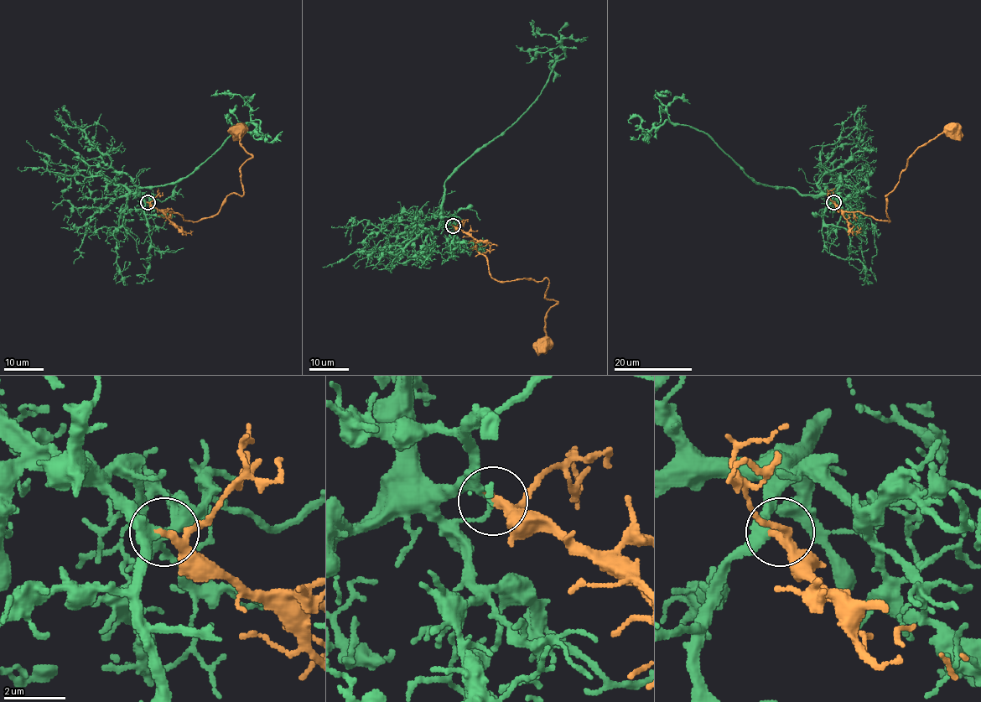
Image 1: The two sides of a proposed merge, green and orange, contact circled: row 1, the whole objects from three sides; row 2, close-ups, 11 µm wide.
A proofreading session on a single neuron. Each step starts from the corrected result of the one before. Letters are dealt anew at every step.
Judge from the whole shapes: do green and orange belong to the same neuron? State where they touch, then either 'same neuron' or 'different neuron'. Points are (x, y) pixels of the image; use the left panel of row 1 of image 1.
at (147, 202); same neuron

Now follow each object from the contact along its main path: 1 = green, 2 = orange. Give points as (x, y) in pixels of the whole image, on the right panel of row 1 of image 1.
1: (833, 201), (827, 194), (765, 186), (687, 125), (668, 120), (646, 132), (638, 116), (630, 123)
2: (833, 201), (843, 210), (889, 221), (889, 193), (885, 195), (899, 181), (907, 158), (947, 128), (952, 129)

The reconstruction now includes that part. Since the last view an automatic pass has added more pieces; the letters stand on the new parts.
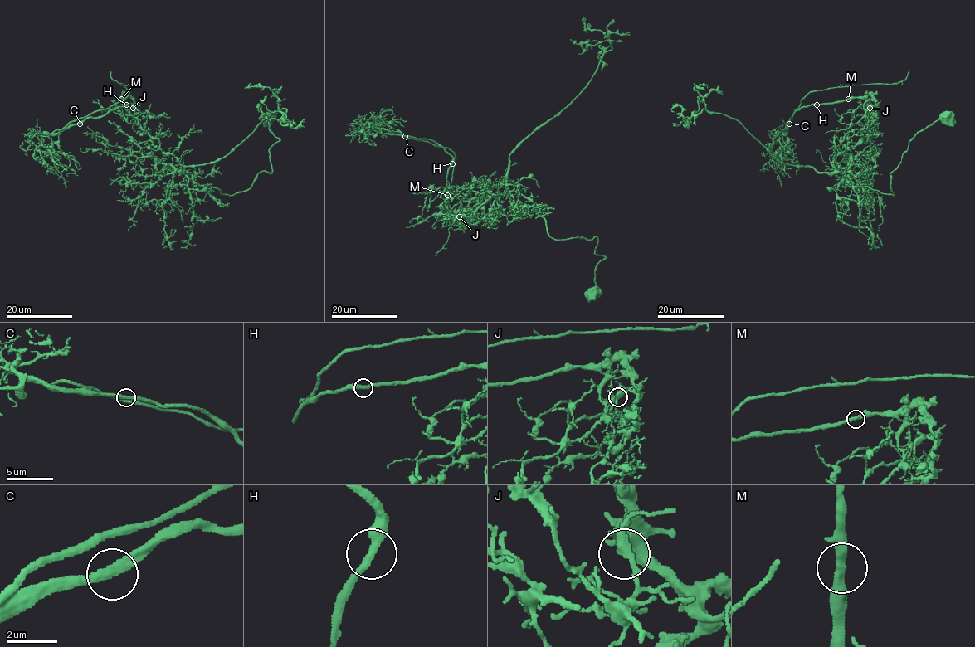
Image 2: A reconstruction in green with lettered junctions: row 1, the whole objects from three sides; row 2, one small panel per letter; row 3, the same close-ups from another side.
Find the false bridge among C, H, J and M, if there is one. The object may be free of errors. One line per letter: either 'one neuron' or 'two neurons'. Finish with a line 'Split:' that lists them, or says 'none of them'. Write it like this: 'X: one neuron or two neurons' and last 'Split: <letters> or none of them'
C: one neuron
H: one neuron
J: two neurons
M: one neuron
Split: J

